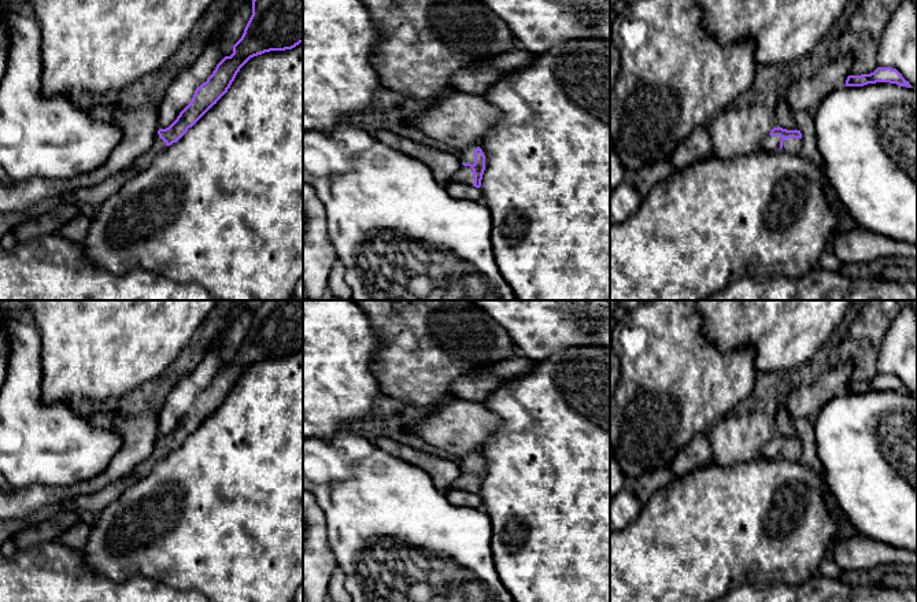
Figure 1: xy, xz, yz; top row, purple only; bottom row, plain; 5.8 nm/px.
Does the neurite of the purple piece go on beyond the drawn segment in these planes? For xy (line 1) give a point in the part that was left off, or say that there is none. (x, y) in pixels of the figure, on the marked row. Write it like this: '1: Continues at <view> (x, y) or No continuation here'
1: Continues at xy (95, 195)

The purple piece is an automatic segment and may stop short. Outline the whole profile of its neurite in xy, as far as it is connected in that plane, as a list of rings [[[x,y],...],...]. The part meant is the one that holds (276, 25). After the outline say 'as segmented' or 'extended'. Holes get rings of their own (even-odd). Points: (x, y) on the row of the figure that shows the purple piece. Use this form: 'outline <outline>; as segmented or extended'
outline [[[252,0],[252,15],[233,53],[225,56],[212,74],[196,88],[189,104],[166,129],[159,129],[151,148],[127,169],[108,180],[80,188],[73,202],[99,208],[111,192],[143,171],[160,152],[177,143],[228,92],[240,69],[254,56],[270,51],[292,49],[303,43],[303,0]]]; extended

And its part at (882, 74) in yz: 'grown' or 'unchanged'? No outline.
unchanged

